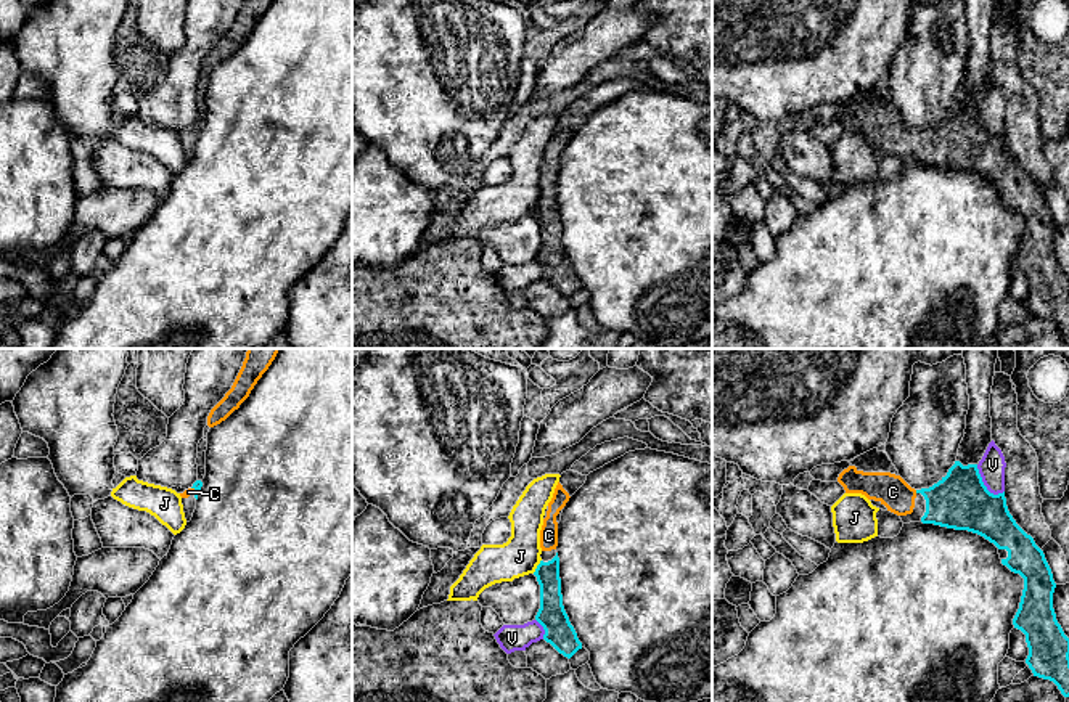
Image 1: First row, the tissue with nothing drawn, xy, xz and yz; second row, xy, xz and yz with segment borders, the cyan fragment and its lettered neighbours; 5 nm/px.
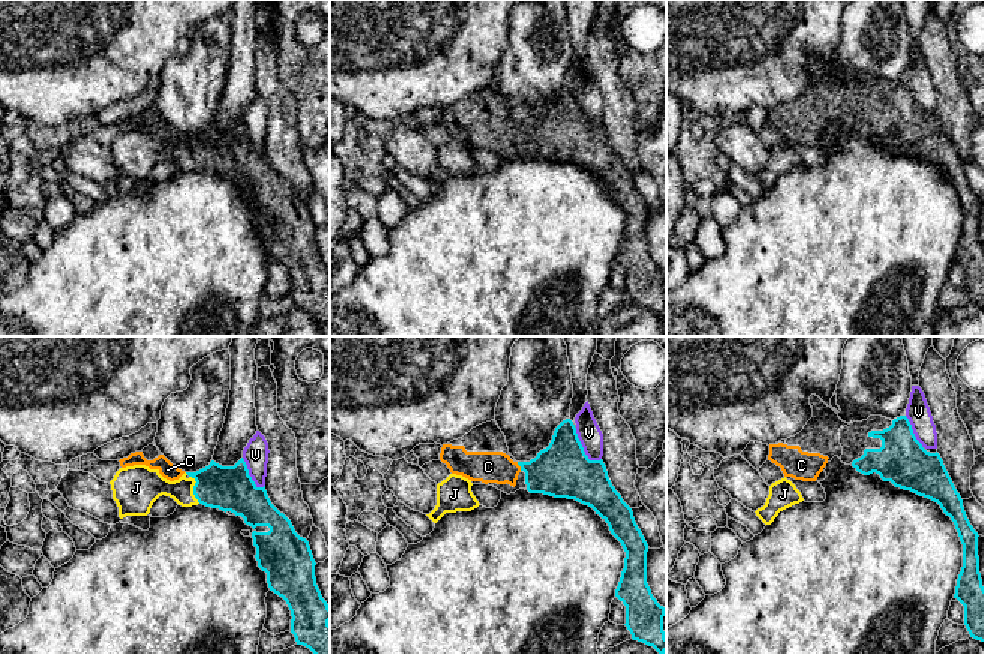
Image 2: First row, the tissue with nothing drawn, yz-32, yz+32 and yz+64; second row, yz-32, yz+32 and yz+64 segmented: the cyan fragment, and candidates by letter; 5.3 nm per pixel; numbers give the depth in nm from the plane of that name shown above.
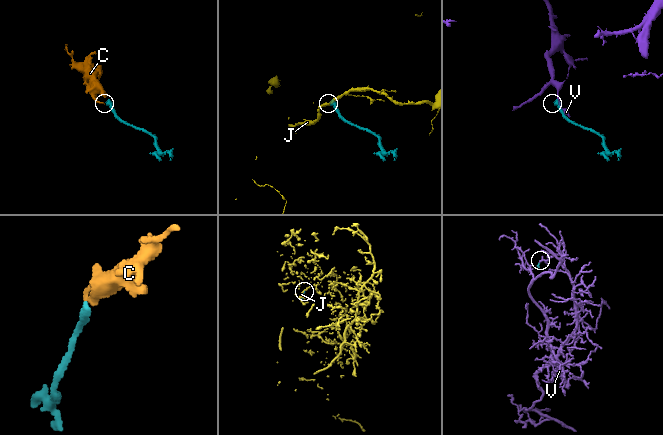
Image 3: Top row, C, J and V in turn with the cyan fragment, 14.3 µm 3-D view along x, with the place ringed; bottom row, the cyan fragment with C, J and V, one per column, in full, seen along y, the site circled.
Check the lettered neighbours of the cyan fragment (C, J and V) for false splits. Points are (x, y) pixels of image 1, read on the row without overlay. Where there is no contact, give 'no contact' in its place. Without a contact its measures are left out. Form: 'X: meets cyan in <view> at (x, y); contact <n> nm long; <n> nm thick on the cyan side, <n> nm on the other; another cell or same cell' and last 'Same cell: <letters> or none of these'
C: meets cyan in xy at (195, 130); contact 40 nm long; 50 nm thick on the cyan side, 40 nm on the other; same cell
J: meets cyan in xz at (537, 206); contact 80 nm long; 130 nm thick on the cyan side, 200 nm on the other; another cell
V: meets cyan in yz at (982, 124); contact 200 nm long; 280 nm thick on the cyan side, 130 nm on the other; another cell
Same cell: C

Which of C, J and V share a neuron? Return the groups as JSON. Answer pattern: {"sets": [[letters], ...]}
{"sets": [["C"], ["J"], ["V"]]}

